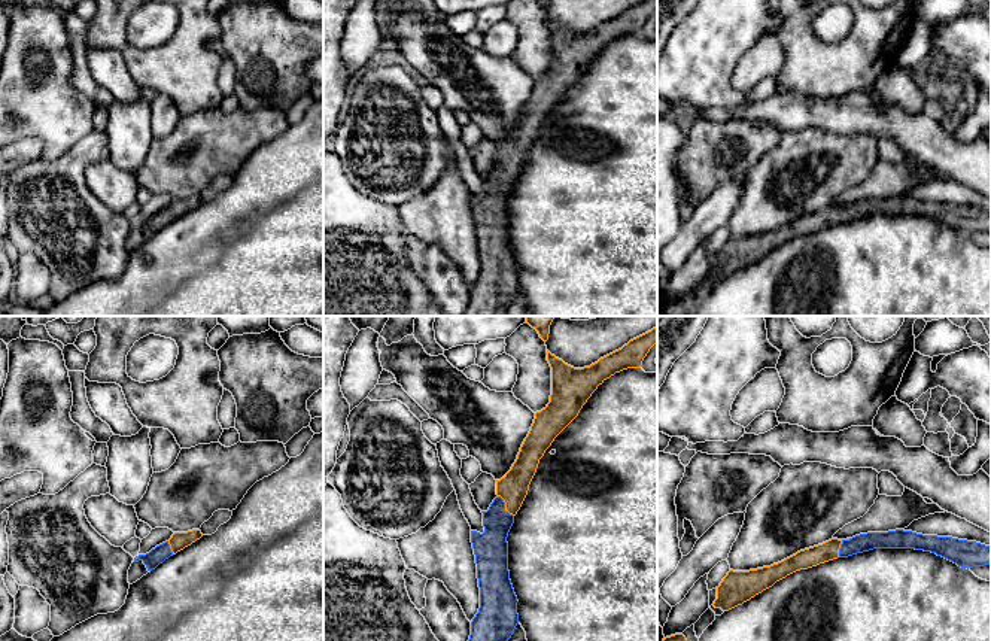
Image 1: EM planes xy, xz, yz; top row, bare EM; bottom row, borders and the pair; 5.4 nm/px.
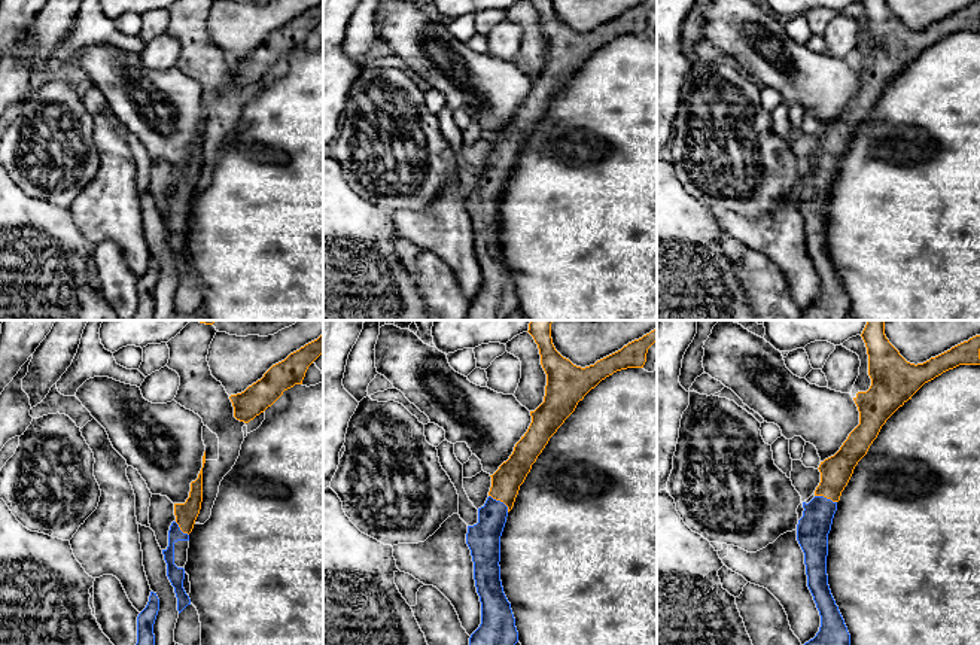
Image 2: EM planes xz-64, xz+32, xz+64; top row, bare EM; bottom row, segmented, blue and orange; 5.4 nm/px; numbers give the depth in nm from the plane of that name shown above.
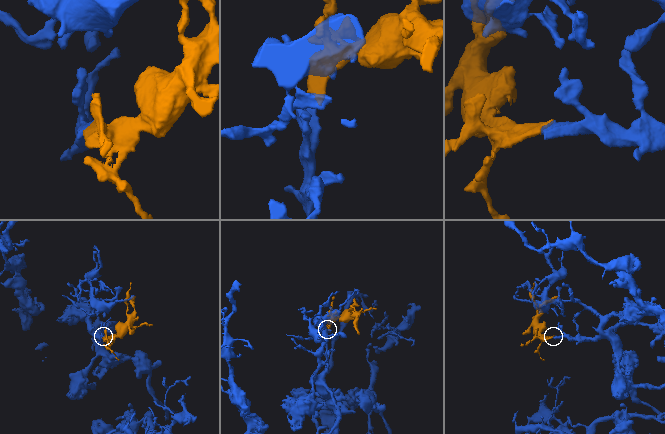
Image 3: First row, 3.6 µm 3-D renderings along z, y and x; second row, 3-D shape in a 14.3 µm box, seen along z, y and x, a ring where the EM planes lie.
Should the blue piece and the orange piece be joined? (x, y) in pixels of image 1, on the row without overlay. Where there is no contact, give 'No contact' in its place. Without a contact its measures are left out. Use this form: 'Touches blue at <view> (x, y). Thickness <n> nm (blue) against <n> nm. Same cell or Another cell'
Touches blue at xz (504, 172). Thickness 190 nm (blue) against 160 nm. Same cell

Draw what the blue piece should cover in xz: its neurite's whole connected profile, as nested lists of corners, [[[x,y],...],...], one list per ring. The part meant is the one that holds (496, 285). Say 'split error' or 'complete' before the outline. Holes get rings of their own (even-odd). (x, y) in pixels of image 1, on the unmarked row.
split error; [[[642,0],[584,34],[574,34],[547,16],[551,33],[550,69],[535,79],[516,128],[501,146],[496,146],[498,162],[487,177],[481,177],[484,198],[471,197],[480,274],[471,288],[471,301],[463,316],[495,316],[498,310],[507,312],[519,289],[519,267],[508,237],[507,203],[528,161],[539,125],[578,82],[599,51],[623,36],[641,34],[656,9],[657,0]]]

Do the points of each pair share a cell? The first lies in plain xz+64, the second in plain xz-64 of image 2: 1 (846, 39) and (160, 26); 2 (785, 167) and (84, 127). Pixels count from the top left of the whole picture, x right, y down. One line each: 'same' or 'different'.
1: different
2: same

